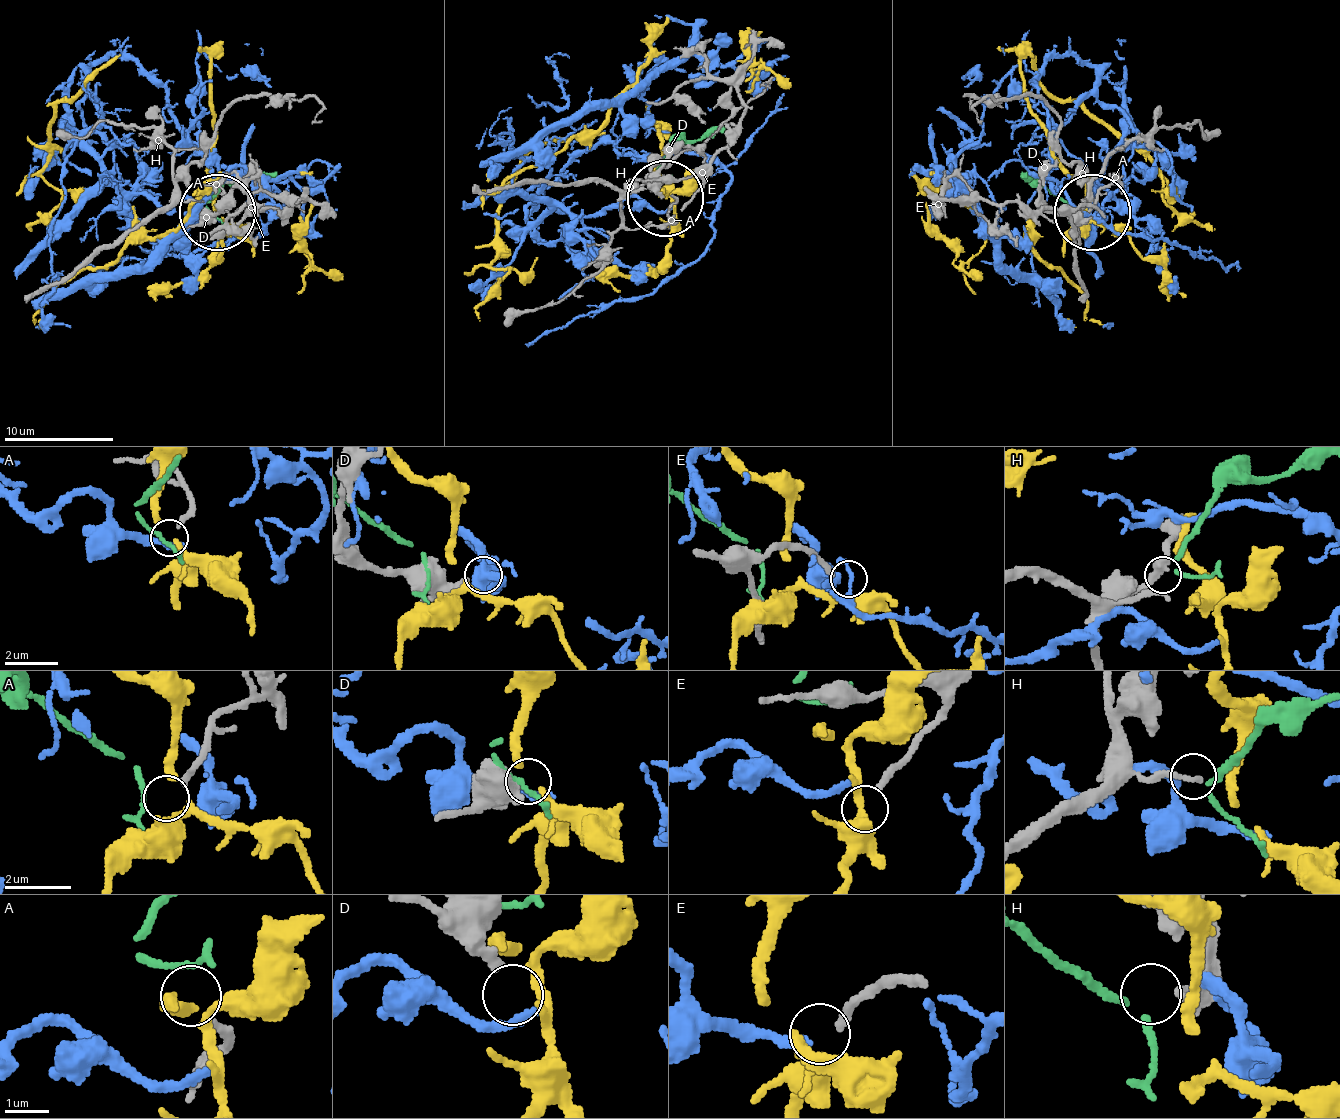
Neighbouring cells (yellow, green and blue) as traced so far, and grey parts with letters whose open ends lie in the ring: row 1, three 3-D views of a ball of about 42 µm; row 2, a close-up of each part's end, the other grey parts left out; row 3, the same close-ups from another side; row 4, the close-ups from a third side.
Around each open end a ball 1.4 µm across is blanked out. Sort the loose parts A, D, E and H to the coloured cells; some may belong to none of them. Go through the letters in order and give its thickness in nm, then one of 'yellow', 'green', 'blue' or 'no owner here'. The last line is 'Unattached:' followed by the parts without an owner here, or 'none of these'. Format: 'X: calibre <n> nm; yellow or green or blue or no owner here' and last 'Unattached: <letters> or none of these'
A: calibre 180 nm; no owner here
D: calibre 260 nm; no owner here
E: calibre 180 nm; no owner here
H: calibre 150 nm; green
Unattached: A, D, E

